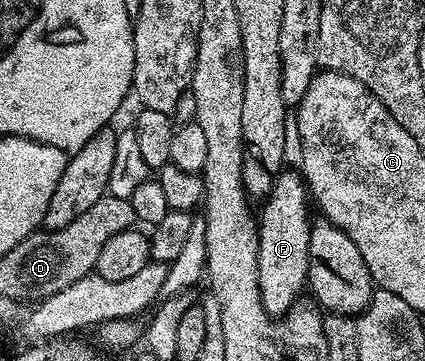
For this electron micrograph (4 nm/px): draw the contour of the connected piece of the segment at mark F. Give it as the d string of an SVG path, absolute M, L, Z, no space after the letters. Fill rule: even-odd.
M282 169L271 188L271 192L265 195L263 199L265 208L261 212L261 218L259 214L257 222L257 283L259 284L261 303L266 314L270 316L284 316L290 310L294 302L302 297L309 276L309 227L311 220L307 218L307 214L309 206L311 210L311 198L307 193L304 178L296 169L289 169Z

